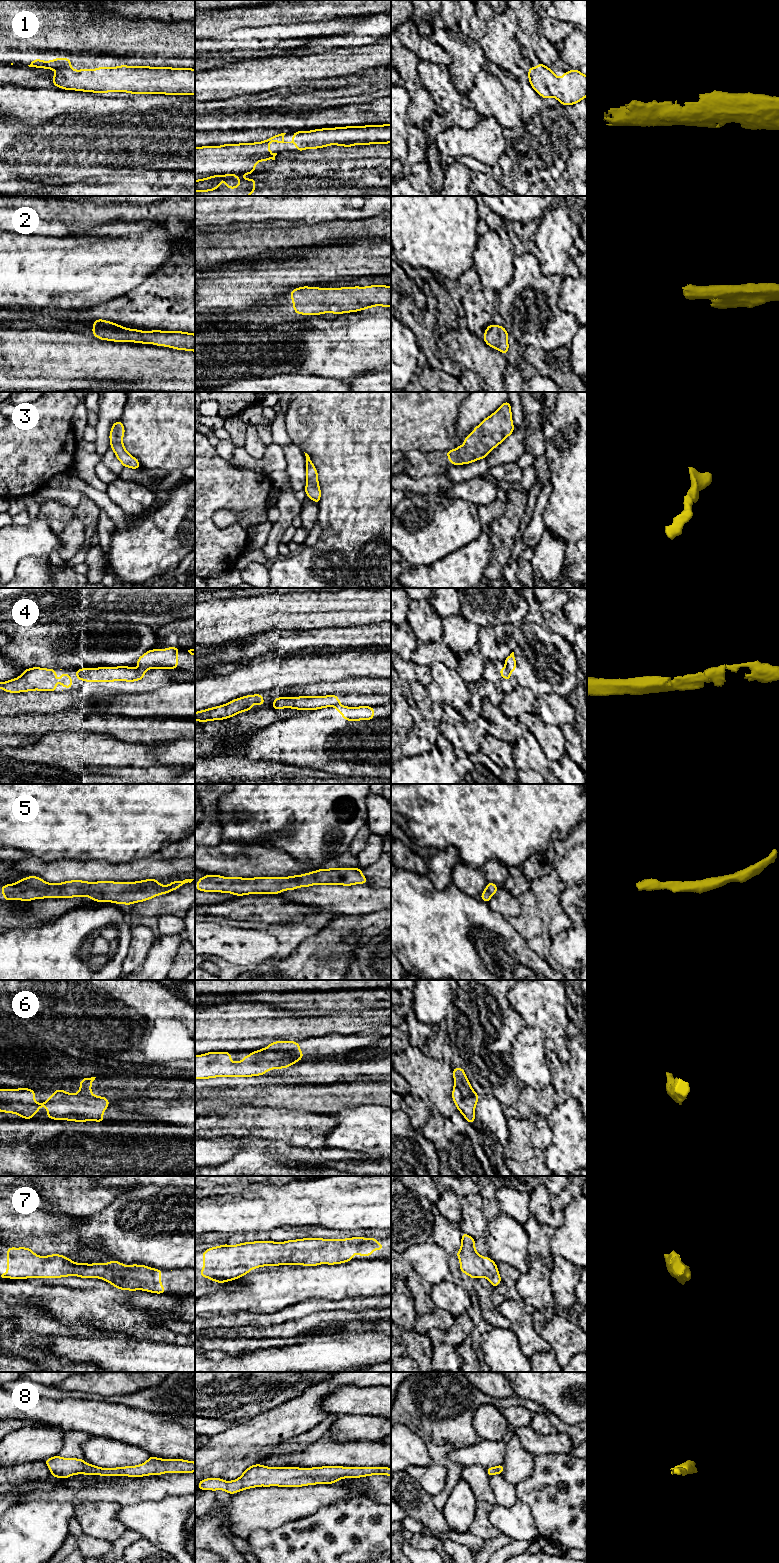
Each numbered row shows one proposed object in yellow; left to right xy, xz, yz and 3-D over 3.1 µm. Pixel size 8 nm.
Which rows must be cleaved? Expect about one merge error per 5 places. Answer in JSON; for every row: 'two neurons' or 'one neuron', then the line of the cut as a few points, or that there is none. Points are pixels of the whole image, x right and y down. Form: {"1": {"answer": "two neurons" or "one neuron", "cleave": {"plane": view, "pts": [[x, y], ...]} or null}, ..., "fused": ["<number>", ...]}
{"1": {"answer": "one neuron", "cleave": null}, "2": {"answer": "one neuron", "cleave": null}, "3": {"answer": "one neuron", "cleave": null}, "4": {"answer": "two neurons", "cleave": {"plane": "xy", "pts": [[138, 669], [143, 672]]}}, "5": {"answer": "one neuron", "cleave": null}, "6": {"answer": "one neuron", "cleave": null}, "7": {"answer": "one neuron", "cleave": null}, "8": {"answer": "one neuron", "cleave": null}, "fused": ["4"]}

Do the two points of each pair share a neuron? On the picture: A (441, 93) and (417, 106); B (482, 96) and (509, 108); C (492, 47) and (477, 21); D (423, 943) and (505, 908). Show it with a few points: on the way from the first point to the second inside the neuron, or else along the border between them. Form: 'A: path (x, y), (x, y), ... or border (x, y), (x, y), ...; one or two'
A: border (422, 84), (436, 104); two
B: path (489, 97), (502, 106); one
C: path (492, 41), (492, 36), (483, 27); one
D: border (487, 903), (506, 919); two

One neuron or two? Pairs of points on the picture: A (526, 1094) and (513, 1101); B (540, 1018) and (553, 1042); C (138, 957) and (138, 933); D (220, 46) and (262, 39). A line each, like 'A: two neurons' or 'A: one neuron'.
A: two neurons
B: one neuron
C: one neuron
D: one neuron

